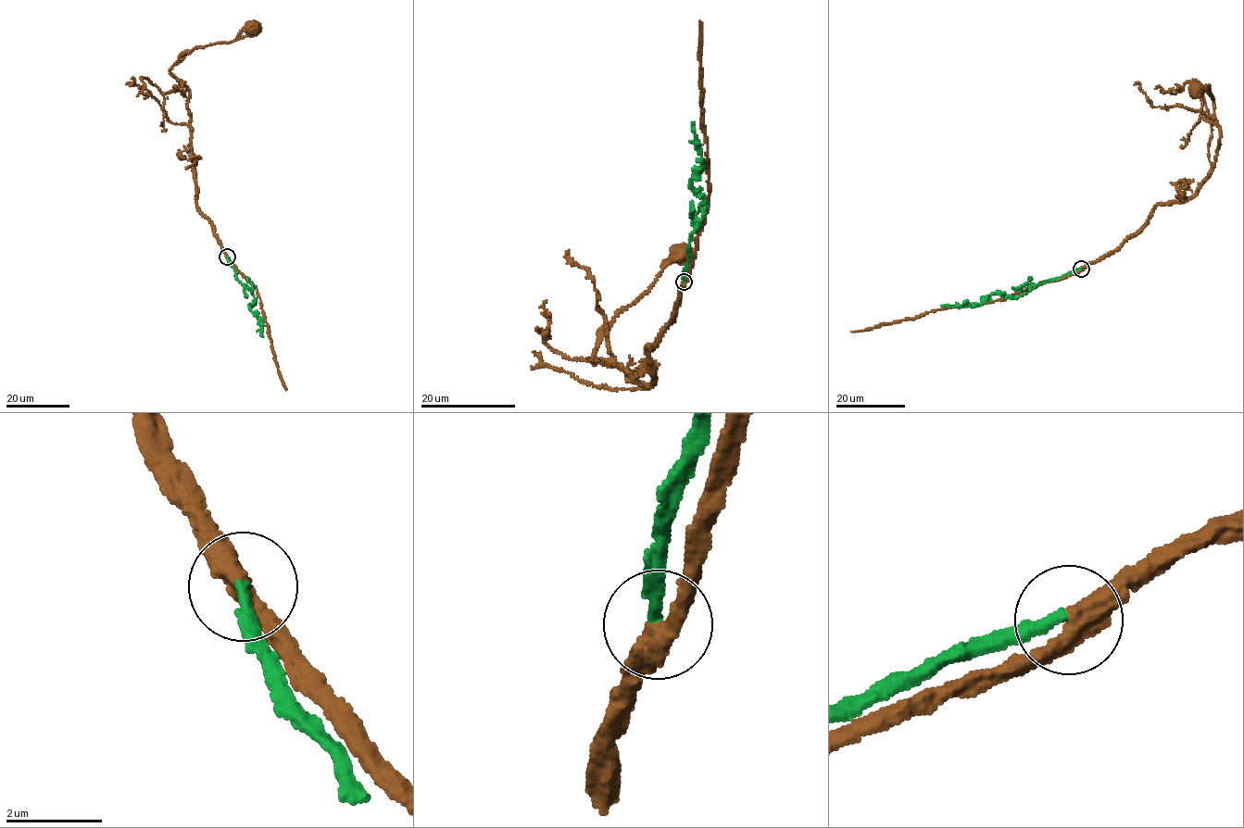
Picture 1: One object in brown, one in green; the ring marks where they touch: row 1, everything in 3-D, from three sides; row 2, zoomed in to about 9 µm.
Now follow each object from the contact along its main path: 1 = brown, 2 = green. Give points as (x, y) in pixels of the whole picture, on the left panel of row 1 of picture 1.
1: (227, 257), (199, 210), (189, 89), (169, 68), (195, 48), (249, 35), (255, 28)
2: (227, 257), (240, 282), (248, 287), (257, 301), (250, 307), (260, 321), (263, 336)

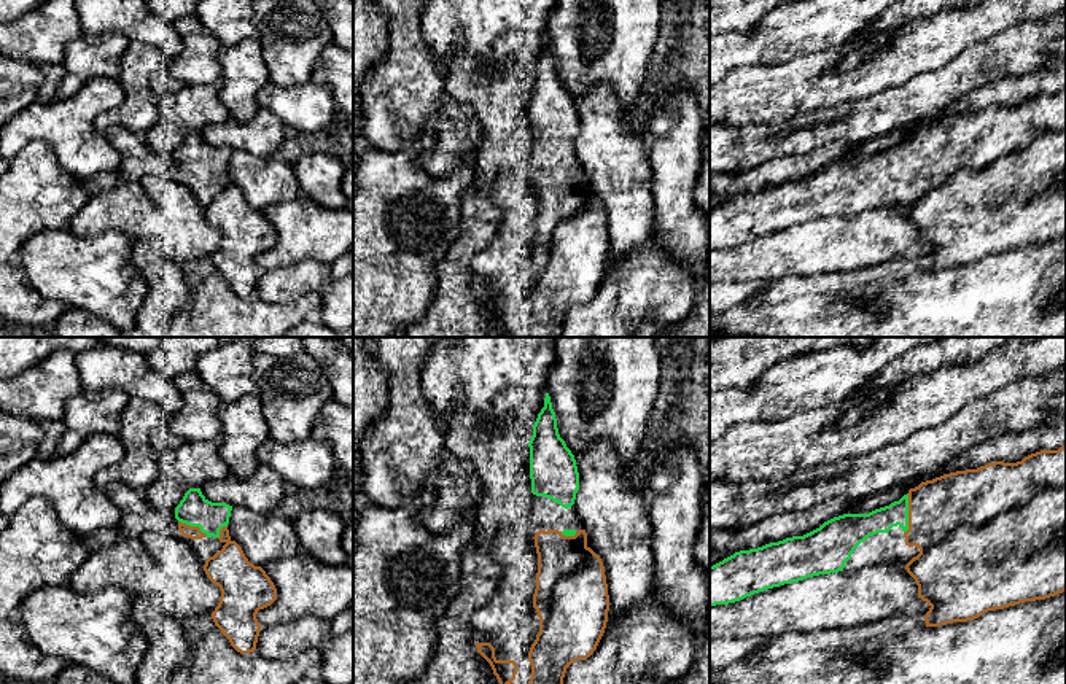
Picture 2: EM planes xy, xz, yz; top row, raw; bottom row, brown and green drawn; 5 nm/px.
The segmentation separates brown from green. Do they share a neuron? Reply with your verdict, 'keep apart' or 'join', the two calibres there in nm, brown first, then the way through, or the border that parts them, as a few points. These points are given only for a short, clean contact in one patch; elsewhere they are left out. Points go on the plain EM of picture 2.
keep apart; 480 nm thick on the brown side, 130 nm on the other

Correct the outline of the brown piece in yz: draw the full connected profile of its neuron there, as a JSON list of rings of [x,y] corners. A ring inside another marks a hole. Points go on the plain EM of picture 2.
[[[1066,87],[1058,94],[1041,94],[1017,107],[994,105],[977,113],[943,118],[932,124],[921,126],[908,134],[908,173],[904,177],[908,191],[918,191],[920,197],[907,208],[907,216],[918,229],[918,242],[931,251],[923,261],[926,270],[940,270],[953,266],[967,266],[988,255],[1004,253],[1025,245],[1036,245],[1055,240],[1066,234]]]

